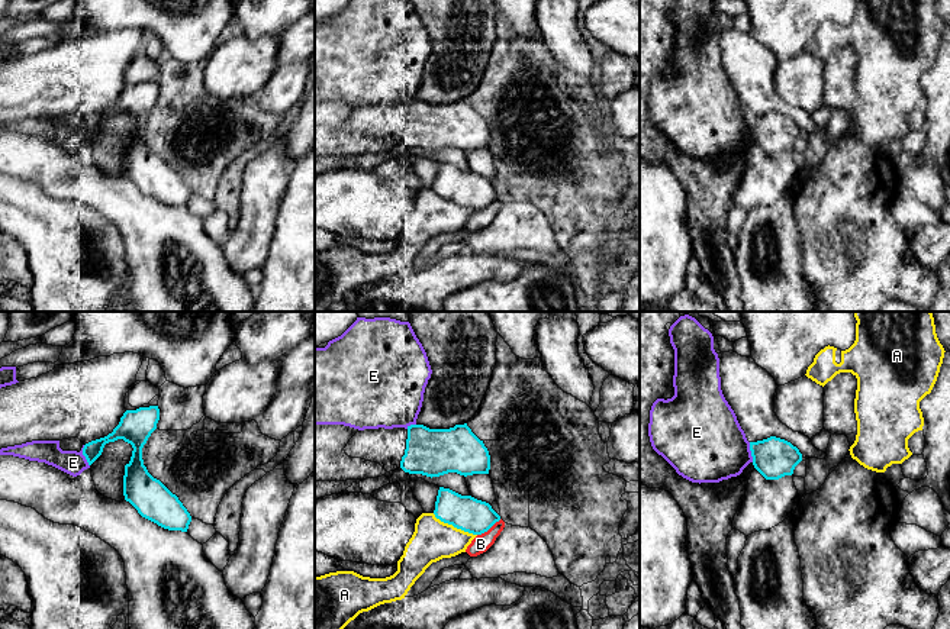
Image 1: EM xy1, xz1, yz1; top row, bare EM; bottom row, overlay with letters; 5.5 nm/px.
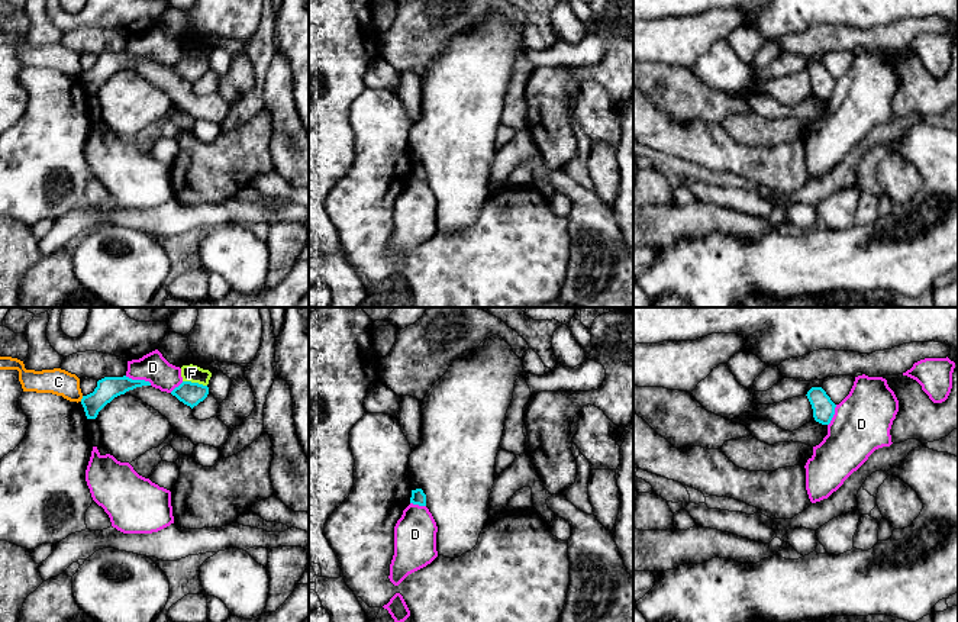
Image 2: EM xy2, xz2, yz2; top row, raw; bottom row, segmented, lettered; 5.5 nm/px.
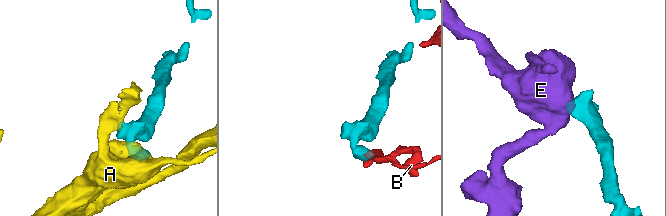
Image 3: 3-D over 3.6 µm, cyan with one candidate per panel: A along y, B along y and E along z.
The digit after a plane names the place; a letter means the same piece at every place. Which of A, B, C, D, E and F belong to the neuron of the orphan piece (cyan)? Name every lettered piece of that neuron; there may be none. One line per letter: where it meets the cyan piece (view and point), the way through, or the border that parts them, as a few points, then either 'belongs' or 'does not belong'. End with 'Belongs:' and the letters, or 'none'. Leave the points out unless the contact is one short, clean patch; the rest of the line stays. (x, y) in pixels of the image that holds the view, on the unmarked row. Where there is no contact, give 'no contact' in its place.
A: xz1 (454, 202) | along xz1 (432, 189), (441, 196), (476, 210) | does not belong
B: xz1 (489, 203) | does not belong
C: xy2 (81, 74) | along xy2 (83, 71), (80, 76) | does not belong
D: xy2 (138, 55) | does not belong
E: xy1 (84, 131) | does not belong
F: xy2 (194, 58) | along xy2 (183, 55), (206, 61) | does not belong
Belongs: none

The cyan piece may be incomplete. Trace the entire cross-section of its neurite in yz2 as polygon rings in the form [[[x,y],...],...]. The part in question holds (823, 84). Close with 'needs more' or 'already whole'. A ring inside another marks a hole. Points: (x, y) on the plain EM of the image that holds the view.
[[[812,62],[806,71],[812,80],[815,96],[822,100],[829,100],[835,90],[836,80],[826,67],[822,62]]] | already whole

